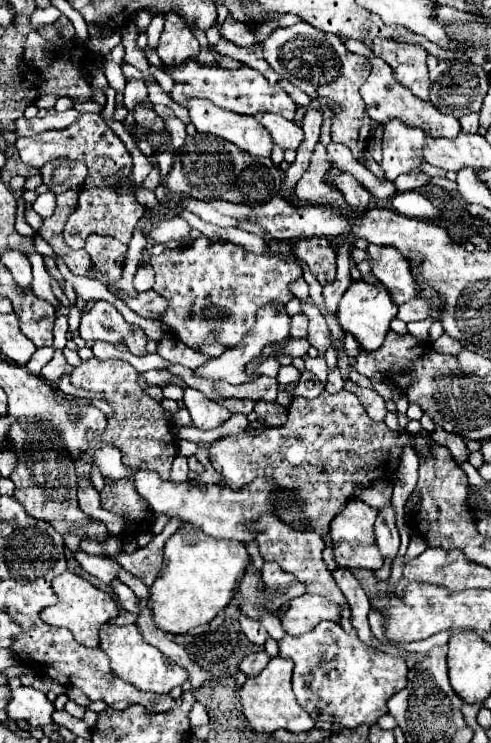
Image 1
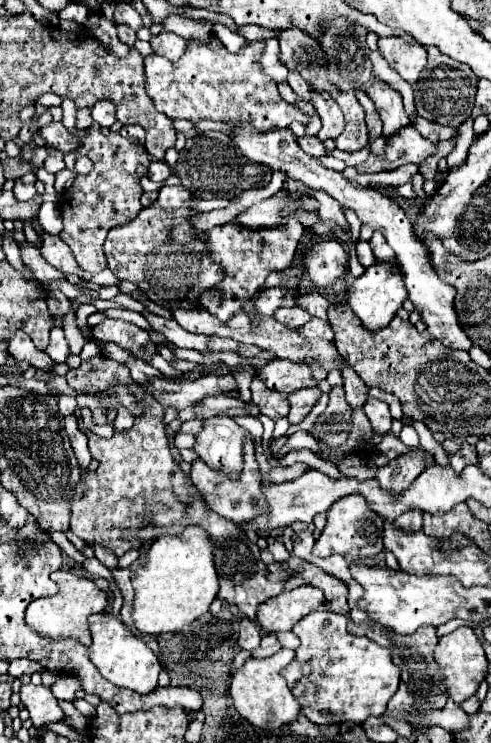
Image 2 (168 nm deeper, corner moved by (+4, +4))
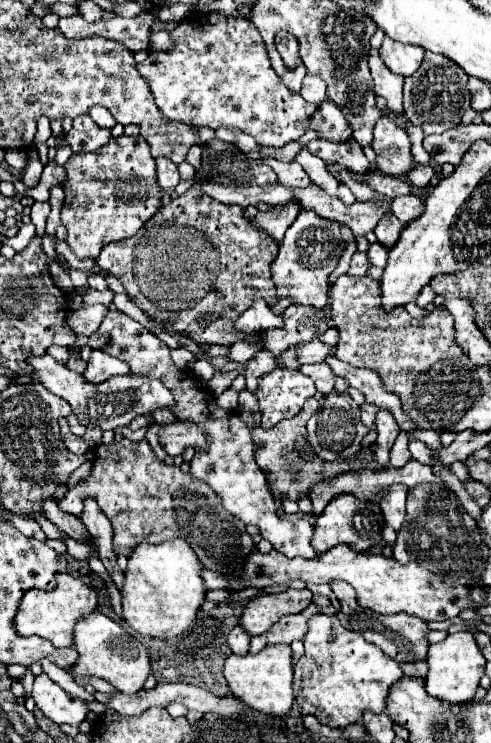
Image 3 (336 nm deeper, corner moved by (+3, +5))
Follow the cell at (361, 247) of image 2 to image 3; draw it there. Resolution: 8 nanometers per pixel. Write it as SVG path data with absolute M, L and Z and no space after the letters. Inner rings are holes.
M374 243L368 249L368 257L374 267L384 267L386 259L388 259L388 249L384 249L384 245L380 245L380 243Z

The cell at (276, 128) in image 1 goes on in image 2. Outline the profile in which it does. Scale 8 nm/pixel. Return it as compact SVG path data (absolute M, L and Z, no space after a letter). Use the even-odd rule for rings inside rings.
M295 136L295 140L299 142L299 148L305 152L305 154L311 154L311 156L323 156L325 154L325 148L323 148L323 142L317 138L317 136Z

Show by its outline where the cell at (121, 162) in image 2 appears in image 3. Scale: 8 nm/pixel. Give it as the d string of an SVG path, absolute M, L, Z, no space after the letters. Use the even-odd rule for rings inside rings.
M112 137L104 147L100 147L96 153L80 153L72 155L66 169L66 181L62 185L66 199L62 205L62 225L68 229L68 245L70 249L80 257L98 257L102 247L108 243L116 243L122 239L132 237L162 205L162 189L156 181L156 163L150 155L148 143L138 137Z

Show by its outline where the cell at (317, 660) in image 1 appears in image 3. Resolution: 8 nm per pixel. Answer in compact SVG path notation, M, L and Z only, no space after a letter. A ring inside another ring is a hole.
M314 615L304 637L304 655L294 665L294 697L304 715L314 715L322 725L346 727L358 723L364 711L382 713L388 689L402 677L398 663L360 633L342 627L338 617Z

